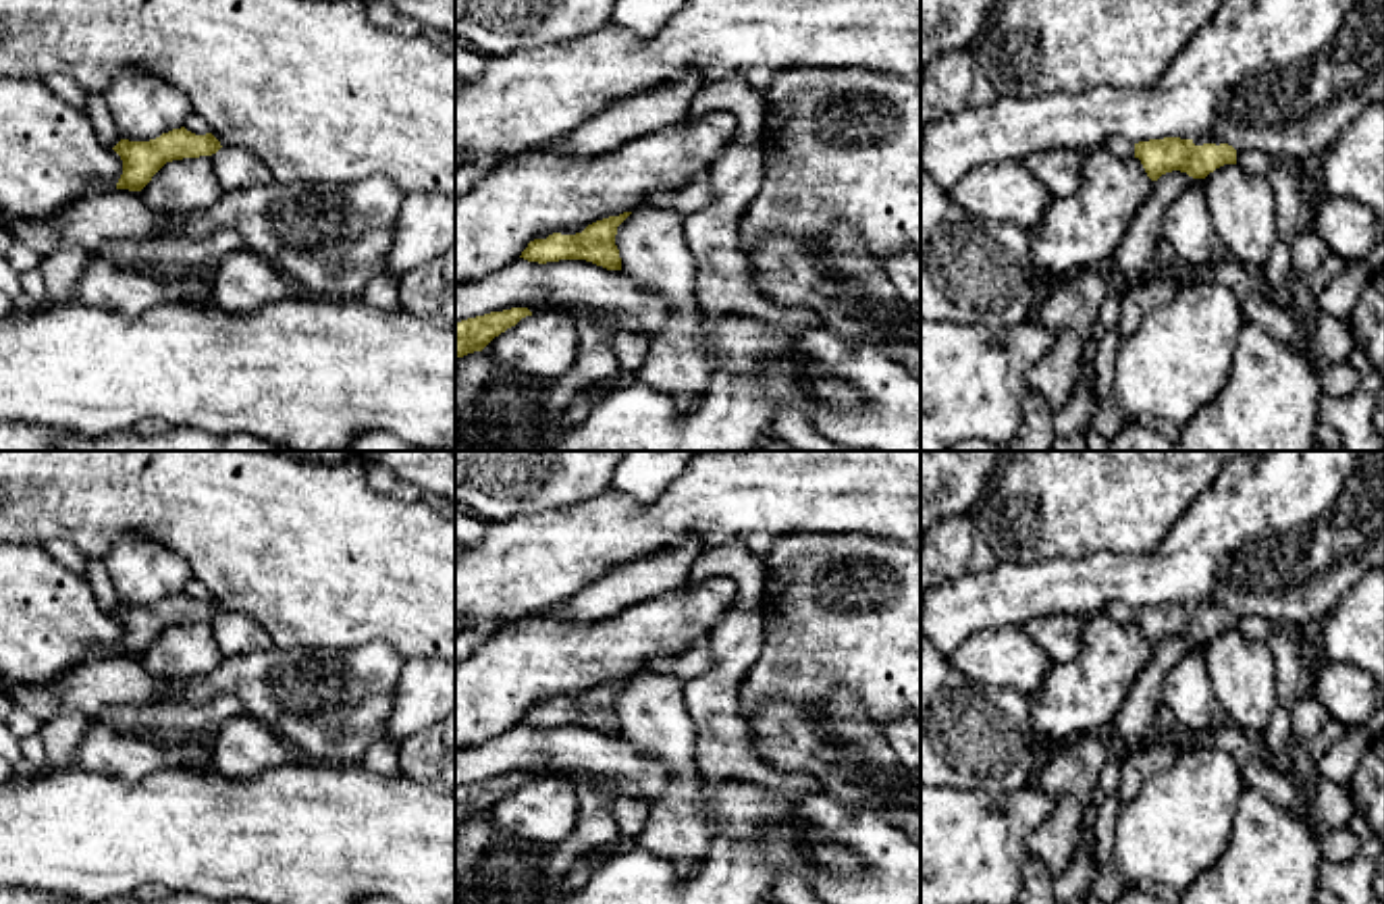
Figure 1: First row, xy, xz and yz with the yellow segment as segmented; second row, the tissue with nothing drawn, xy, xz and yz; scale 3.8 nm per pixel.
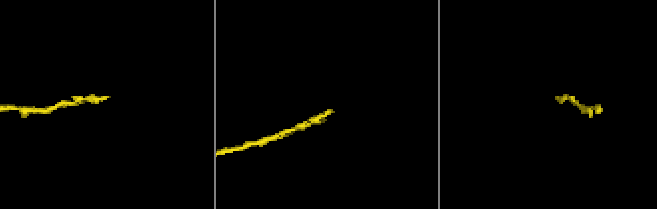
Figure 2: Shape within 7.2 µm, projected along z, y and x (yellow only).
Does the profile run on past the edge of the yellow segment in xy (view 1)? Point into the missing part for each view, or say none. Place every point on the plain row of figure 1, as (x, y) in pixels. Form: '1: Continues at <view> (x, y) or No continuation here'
1: No continuation here

